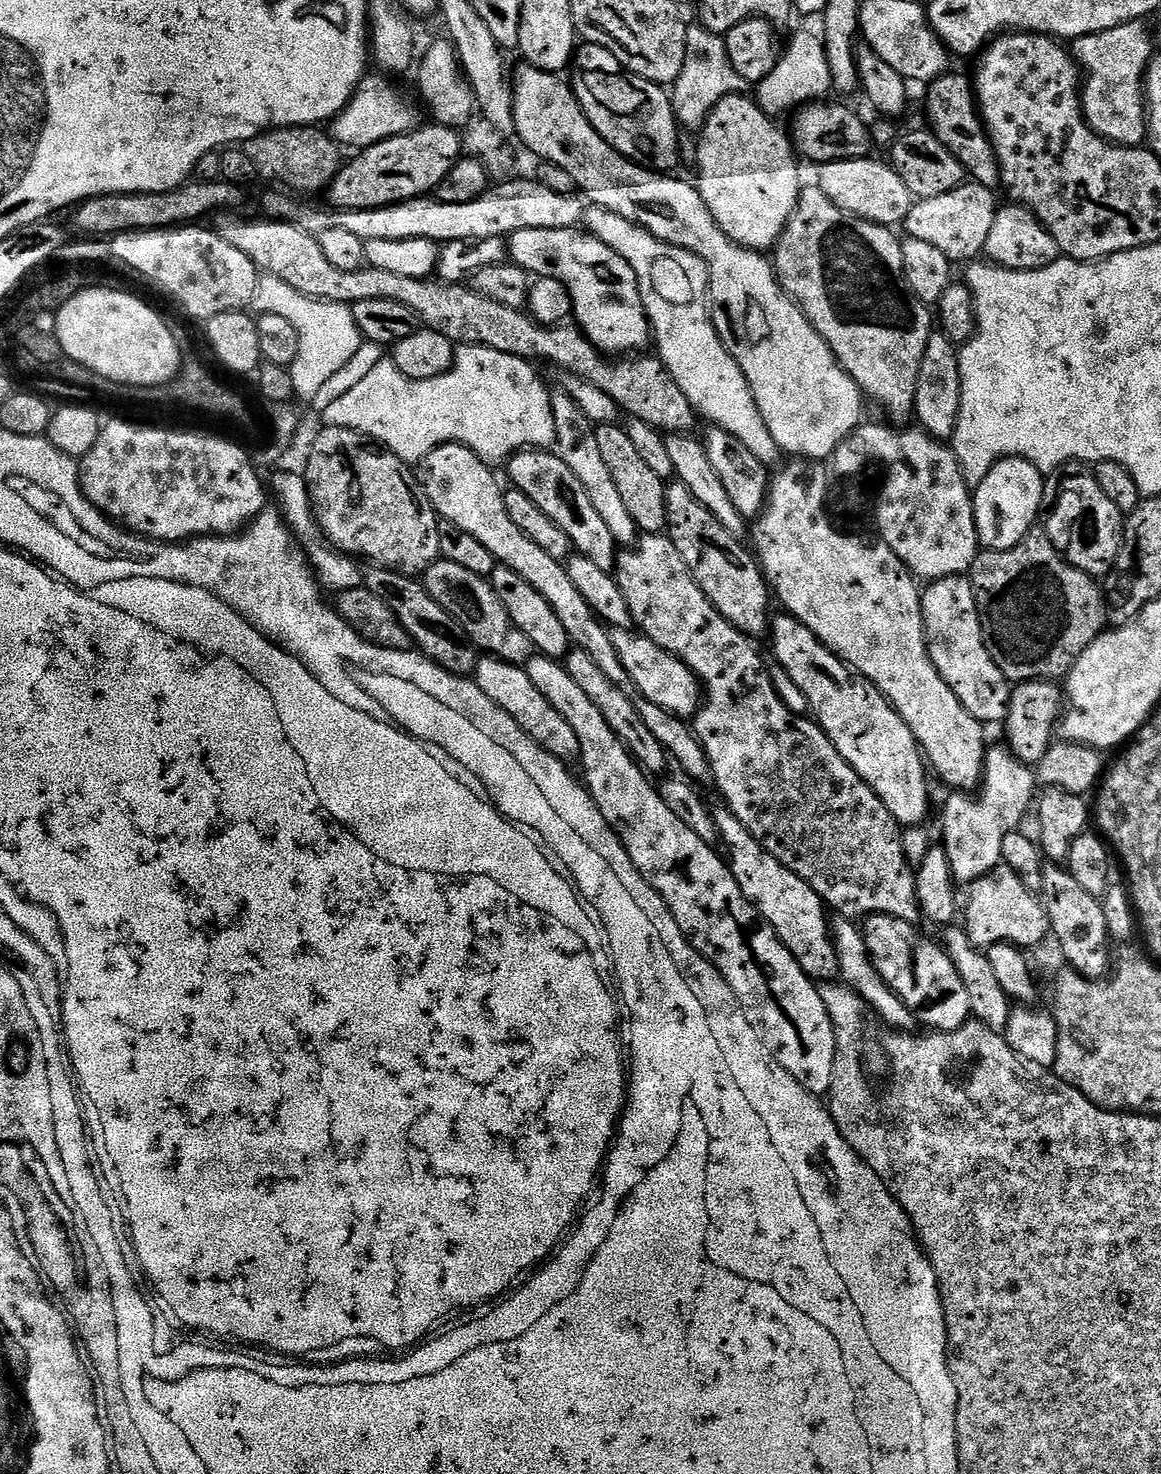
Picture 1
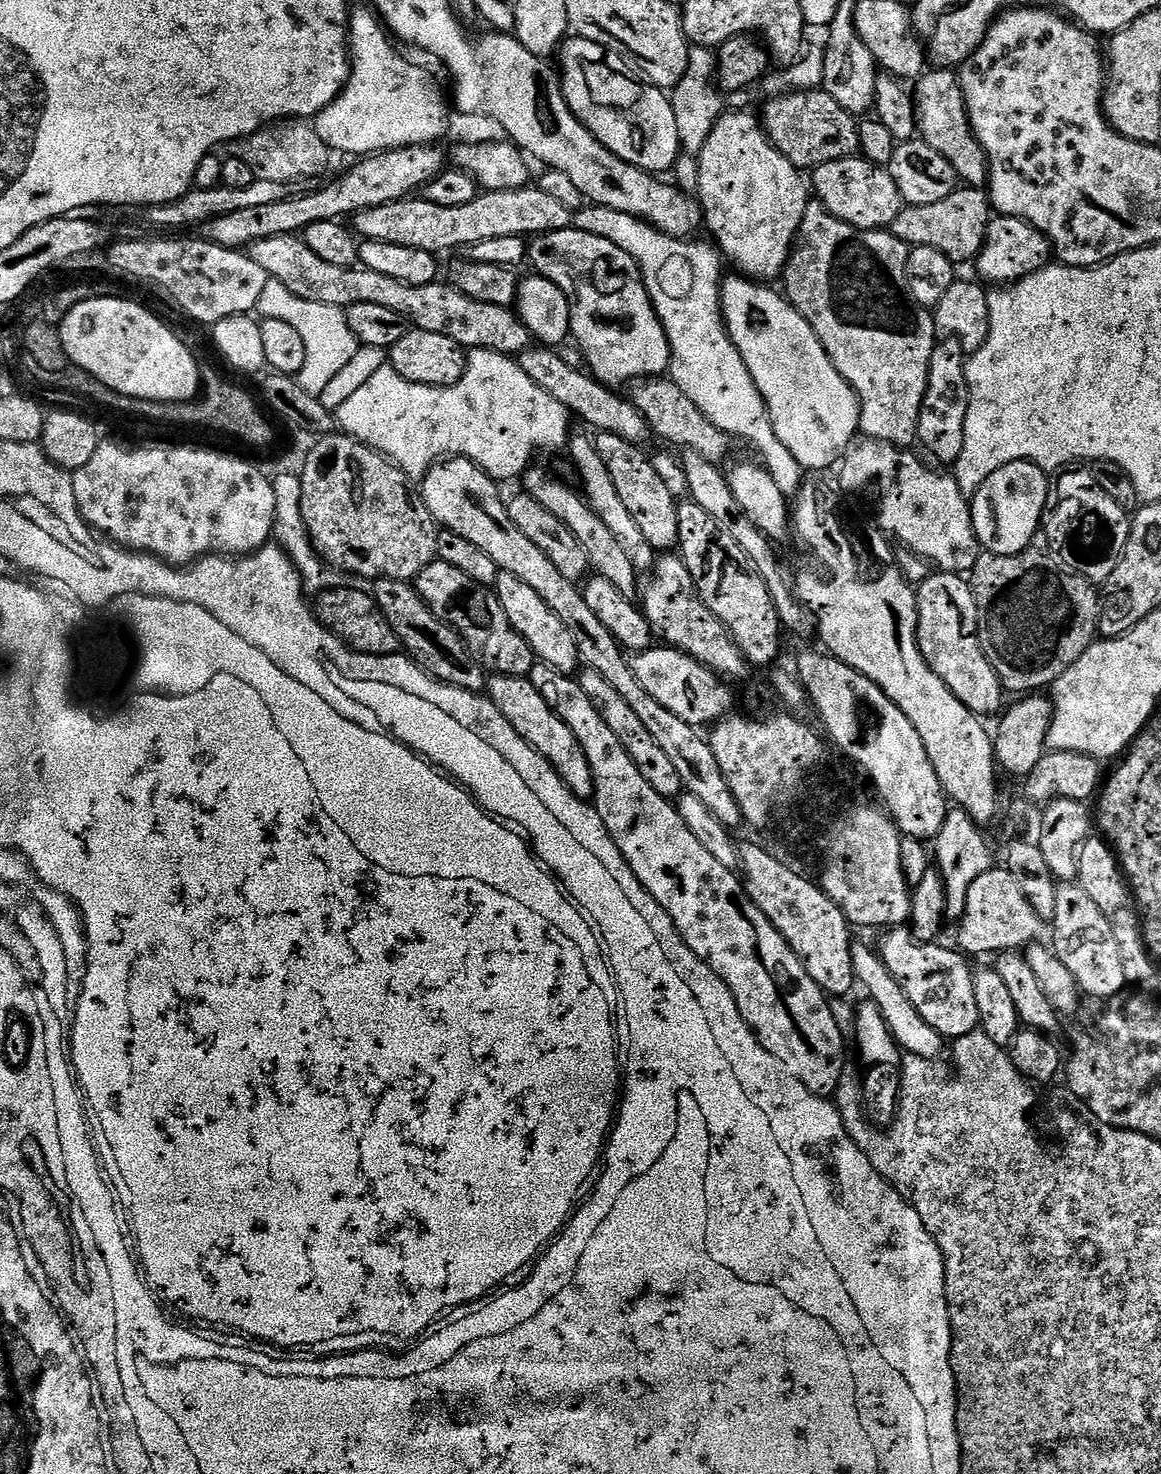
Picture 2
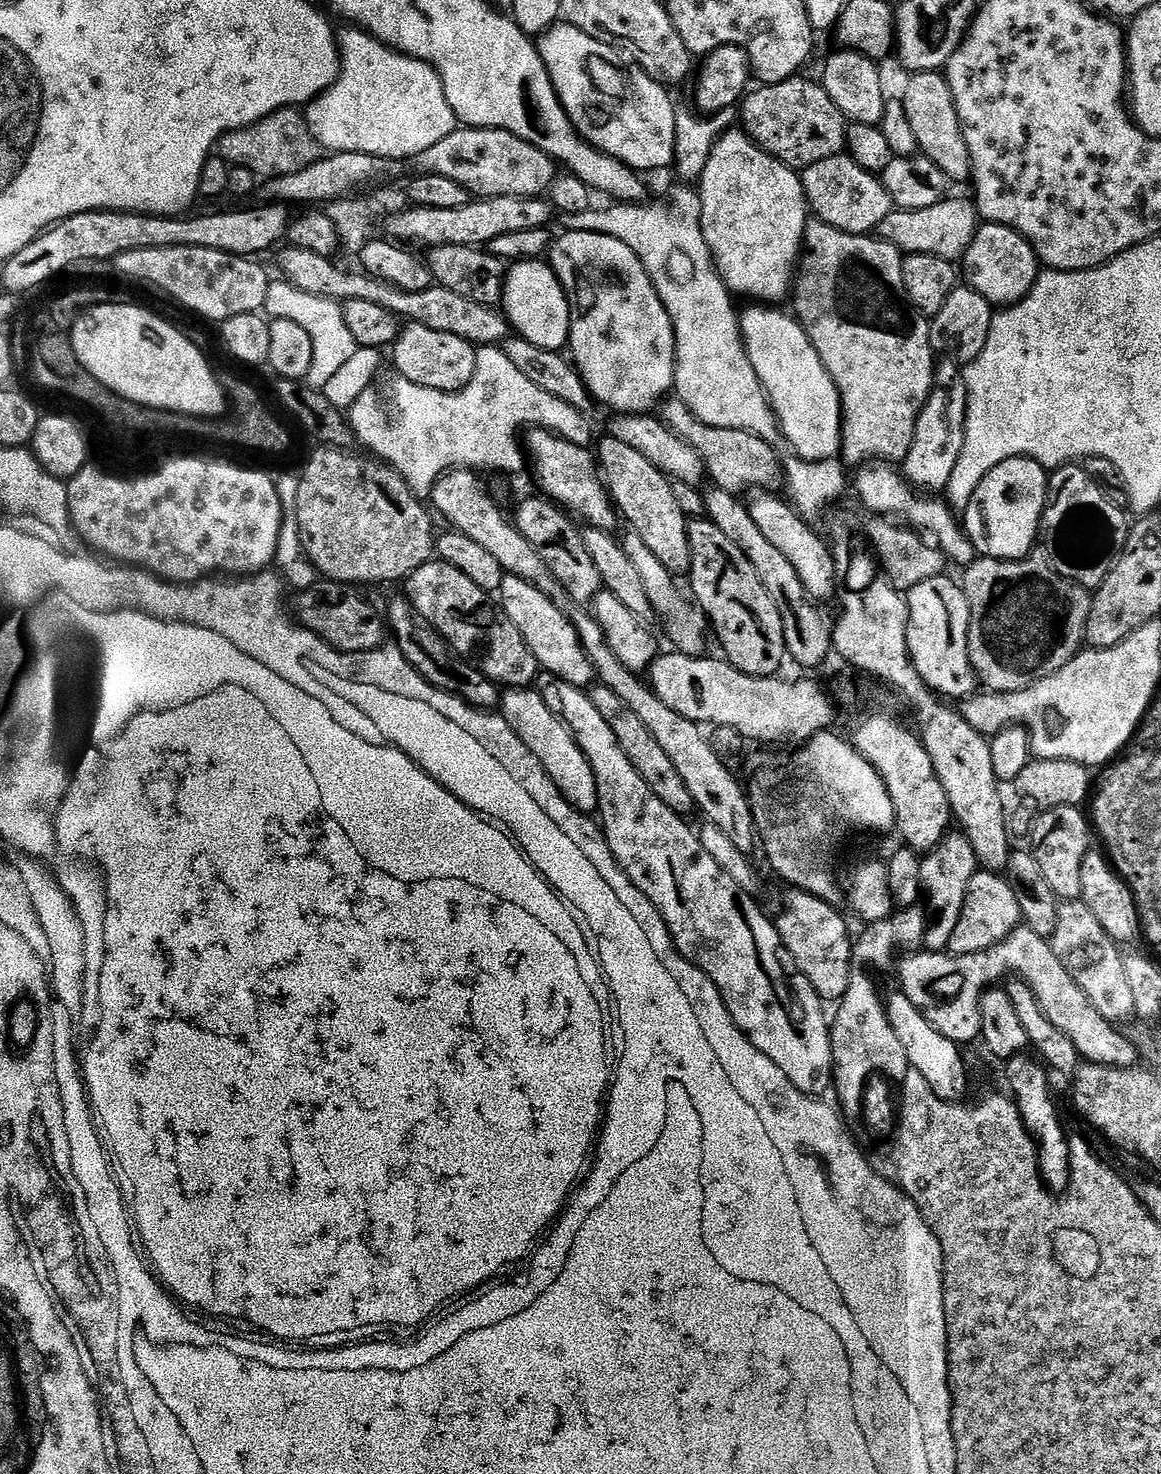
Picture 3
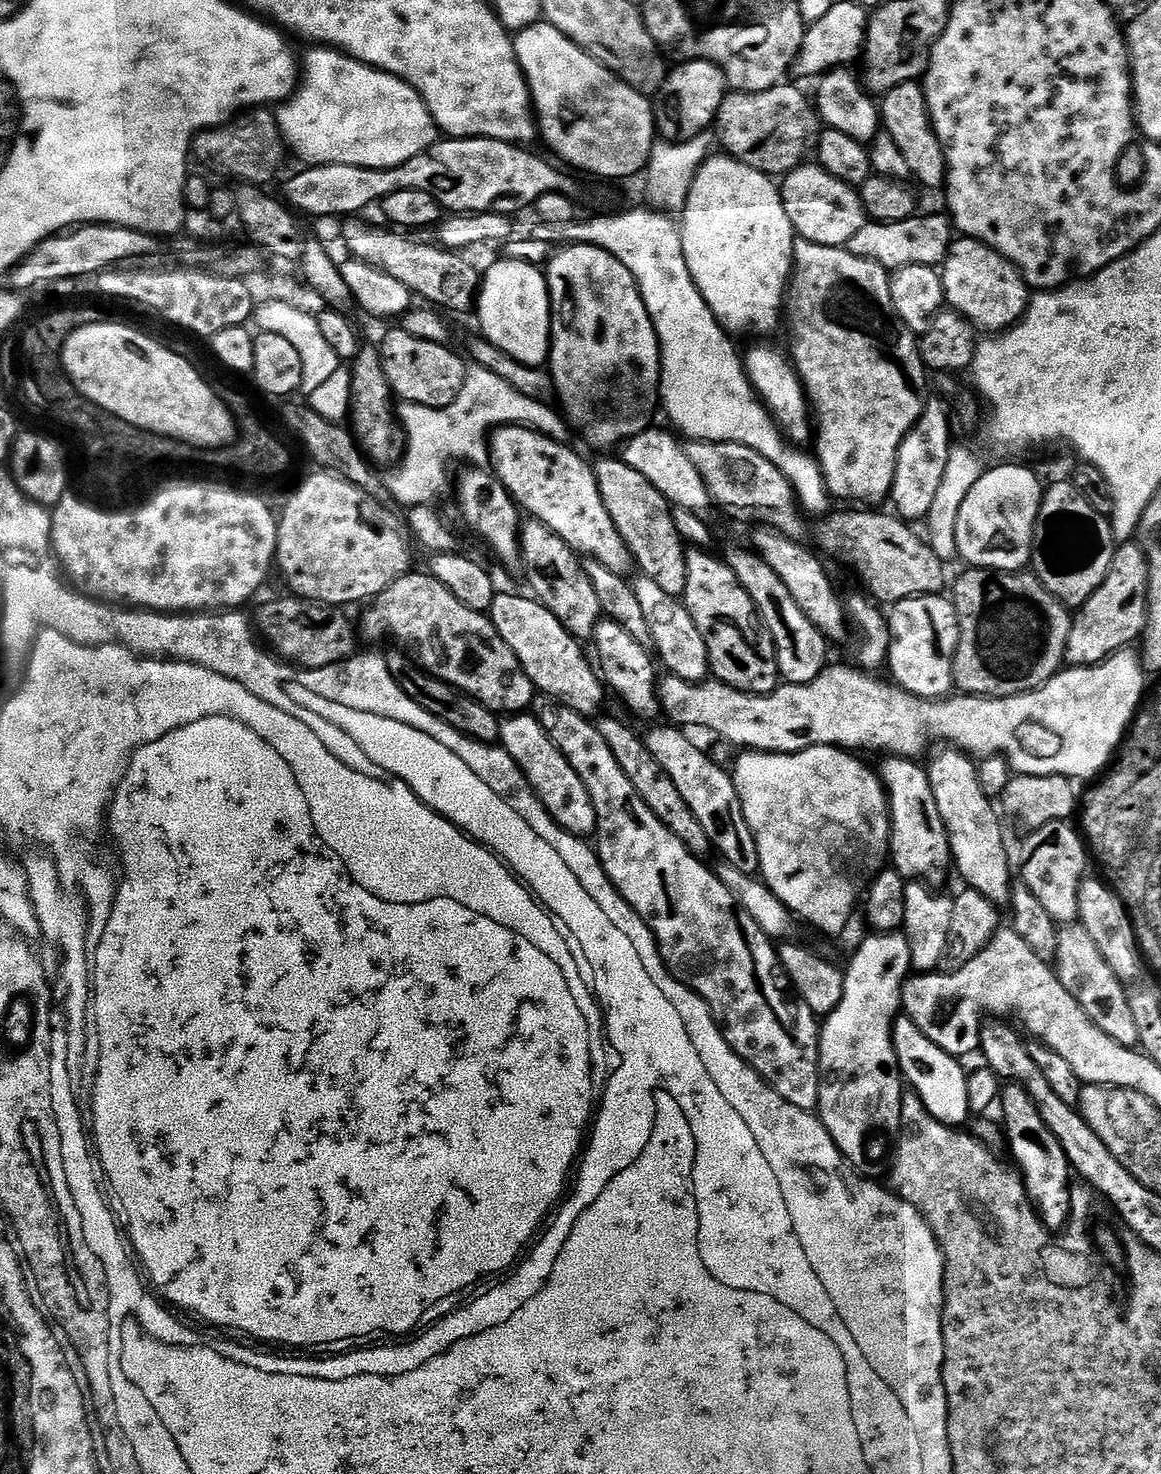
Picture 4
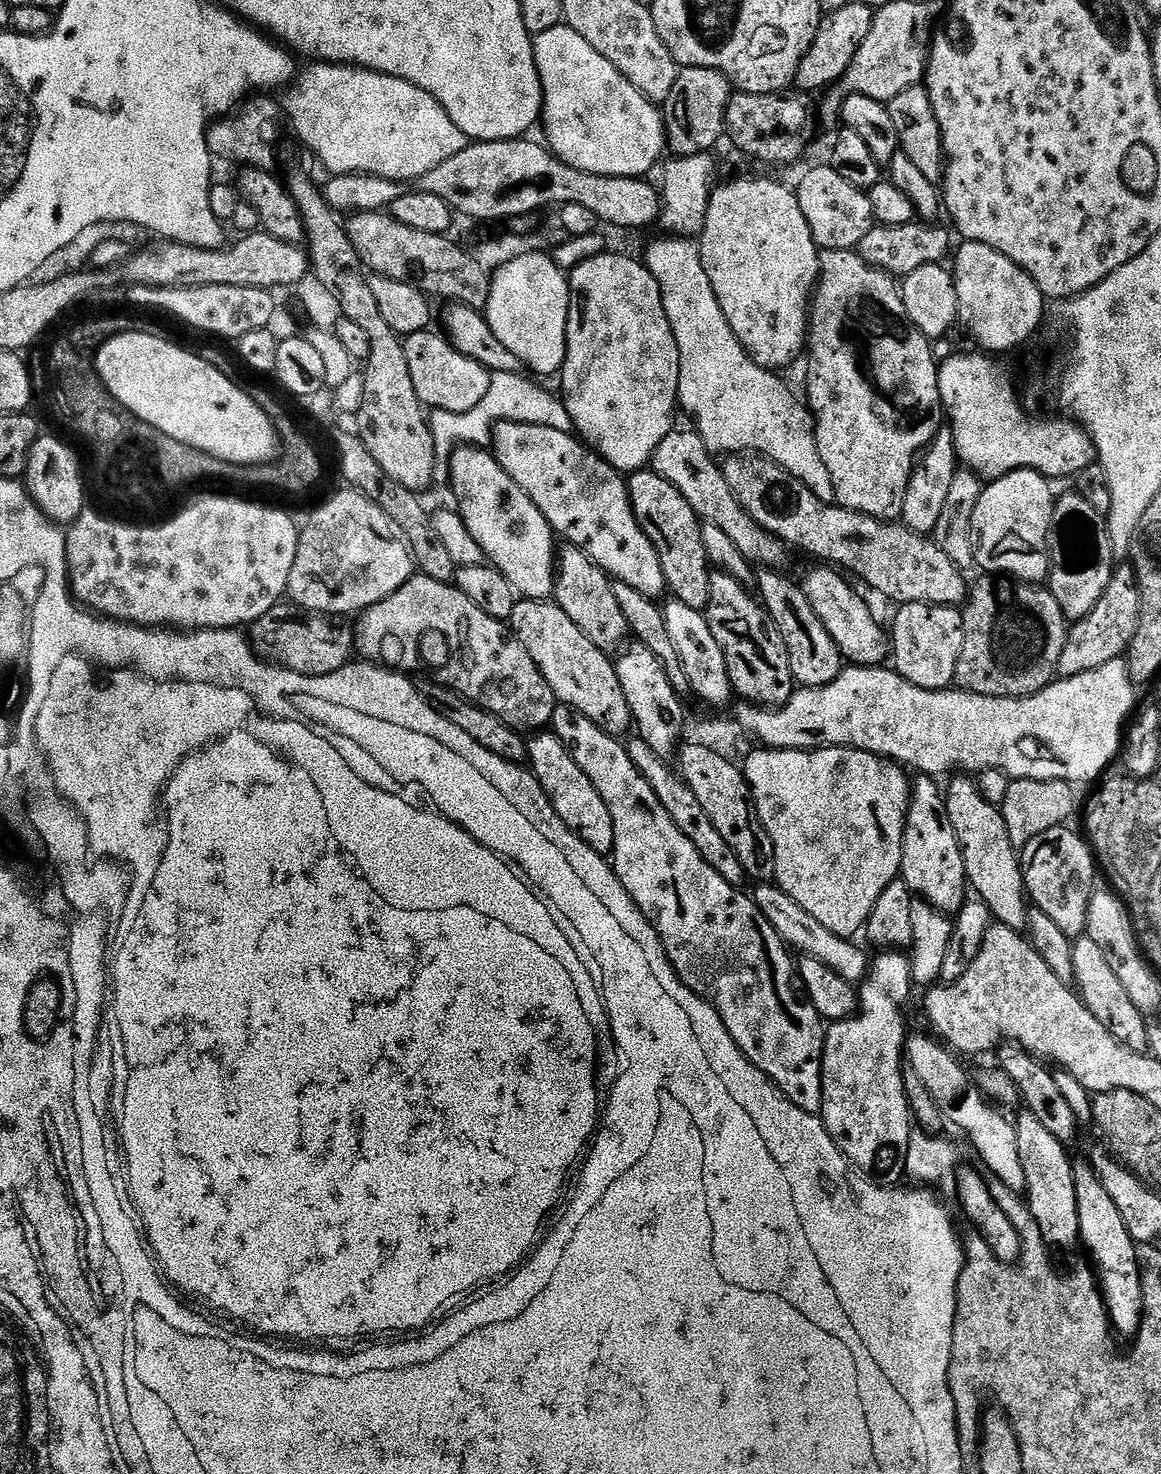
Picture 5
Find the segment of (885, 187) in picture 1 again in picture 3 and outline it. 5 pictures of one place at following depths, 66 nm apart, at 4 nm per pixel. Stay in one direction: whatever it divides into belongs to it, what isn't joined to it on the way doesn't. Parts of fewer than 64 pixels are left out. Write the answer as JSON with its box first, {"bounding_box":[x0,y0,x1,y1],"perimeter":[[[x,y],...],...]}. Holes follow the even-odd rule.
{"bounding_box":[803,154,894,236],"perimeter":[[[841,154],[814,162],[814,166],[803,169],[804,196],[808,199],[811,215],[823,224],[842,230],[851,236],[866,236],[875,233],[882,218],[894,211],[891,194],[884,188],[879,175],[867,172],[852,157]],[[830,208],[842,209],[845,216],[830,217]]]}

